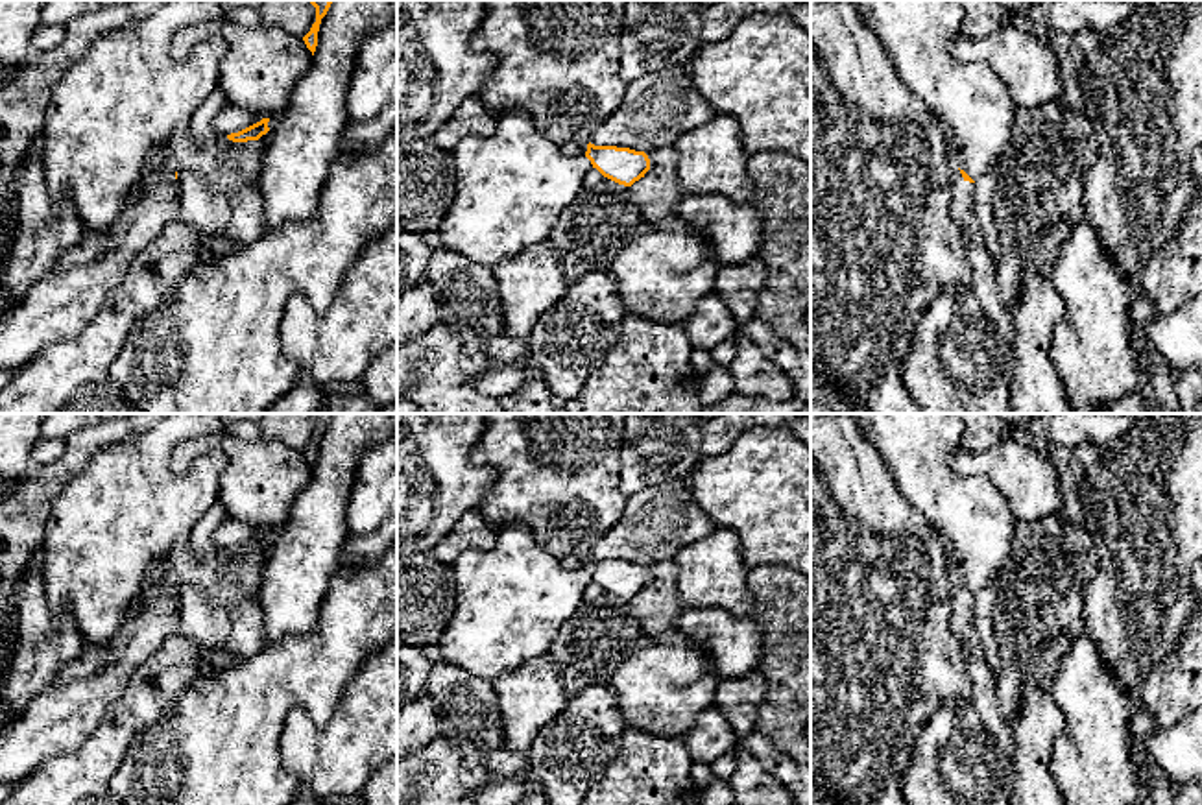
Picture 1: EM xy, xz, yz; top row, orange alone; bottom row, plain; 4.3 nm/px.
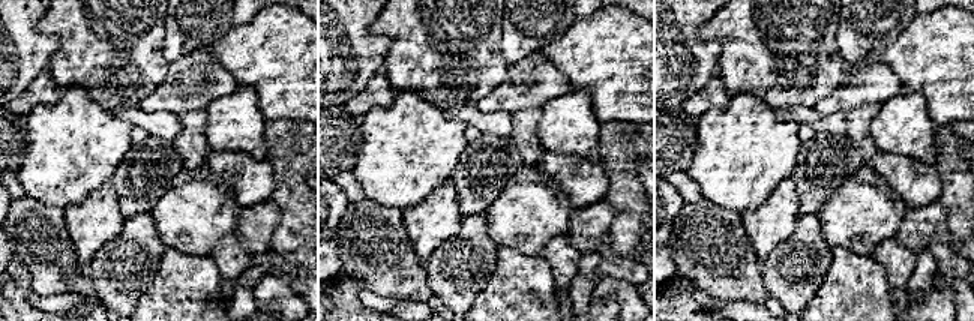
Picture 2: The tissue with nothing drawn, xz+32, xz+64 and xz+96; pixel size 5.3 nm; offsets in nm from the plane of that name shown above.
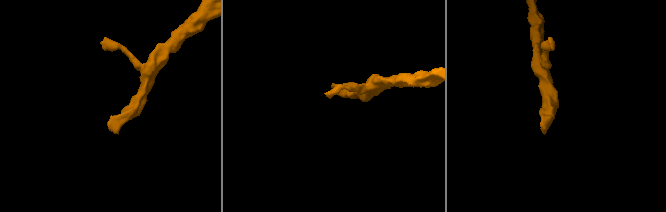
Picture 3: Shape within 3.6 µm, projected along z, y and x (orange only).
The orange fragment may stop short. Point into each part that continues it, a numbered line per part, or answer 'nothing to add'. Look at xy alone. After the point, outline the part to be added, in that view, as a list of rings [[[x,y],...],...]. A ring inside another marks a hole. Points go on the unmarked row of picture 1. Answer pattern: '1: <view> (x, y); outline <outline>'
1: xy (56, 720); outline [[[174,587],[151,596],[144,609],[129,615],[109,646],[85,646],[81,655],[68,661],[24,709],[4,720],[0,729],[0,783],[17,785],[44,759],[74,751],[127,689],[133,670],[161,650],[162,643],[179,628],[181,606]]]

